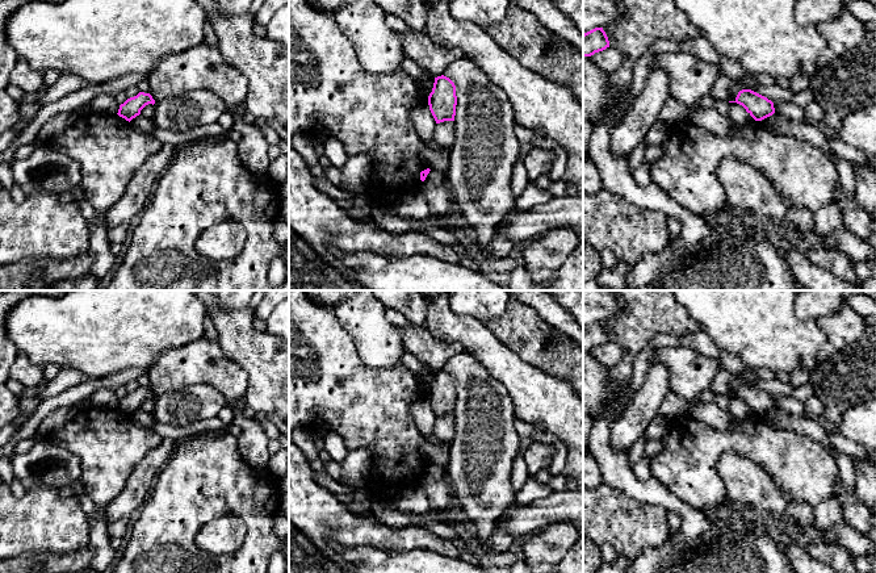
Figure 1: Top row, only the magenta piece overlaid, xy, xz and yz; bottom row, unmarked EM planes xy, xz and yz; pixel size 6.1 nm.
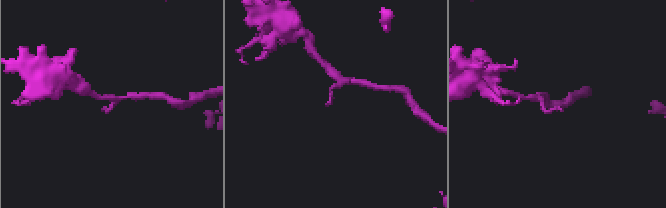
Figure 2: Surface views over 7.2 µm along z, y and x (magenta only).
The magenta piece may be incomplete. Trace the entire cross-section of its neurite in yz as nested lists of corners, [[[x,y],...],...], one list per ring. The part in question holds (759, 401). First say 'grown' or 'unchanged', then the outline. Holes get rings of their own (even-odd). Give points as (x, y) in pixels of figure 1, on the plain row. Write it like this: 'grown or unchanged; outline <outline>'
unchanged; outline [[[751,384],[739,385],[735,394],[729,397],[742,400],[755,415],[762,415],[775,407],[774,397]]]

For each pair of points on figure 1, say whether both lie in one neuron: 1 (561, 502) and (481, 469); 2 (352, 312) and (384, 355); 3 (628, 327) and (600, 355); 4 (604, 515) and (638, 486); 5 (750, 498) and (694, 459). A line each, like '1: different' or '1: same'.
1: different
2: same
3: different
4: different
5: different

